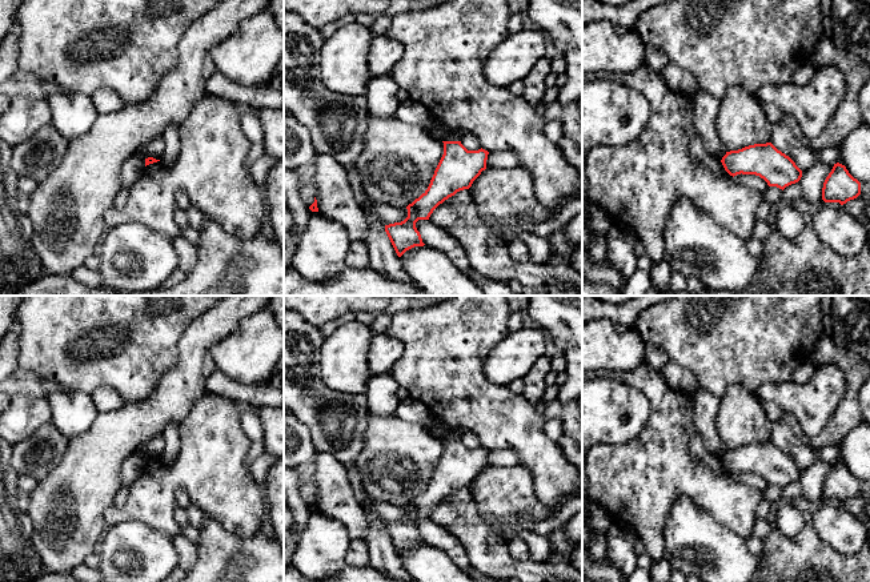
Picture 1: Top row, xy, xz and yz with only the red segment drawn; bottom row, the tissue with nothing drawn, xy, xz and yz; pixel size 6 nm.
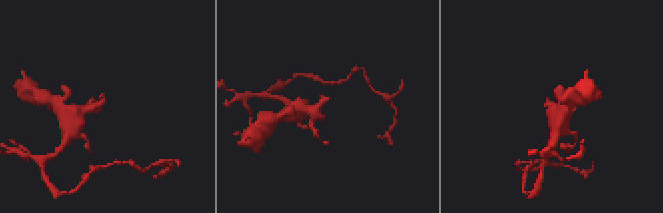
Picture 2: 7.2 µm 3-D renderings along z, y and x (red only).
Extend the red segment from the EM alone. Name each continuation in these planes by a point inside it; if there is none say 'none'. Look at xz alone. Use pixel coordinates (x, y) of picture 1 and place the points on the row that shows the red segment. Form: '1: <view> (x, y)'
none

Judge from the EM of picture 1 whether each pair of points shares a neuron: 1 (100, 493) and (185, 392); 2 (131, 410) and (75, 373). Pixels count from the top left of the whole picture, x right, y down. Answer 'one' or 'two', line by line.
1: one
2: two

